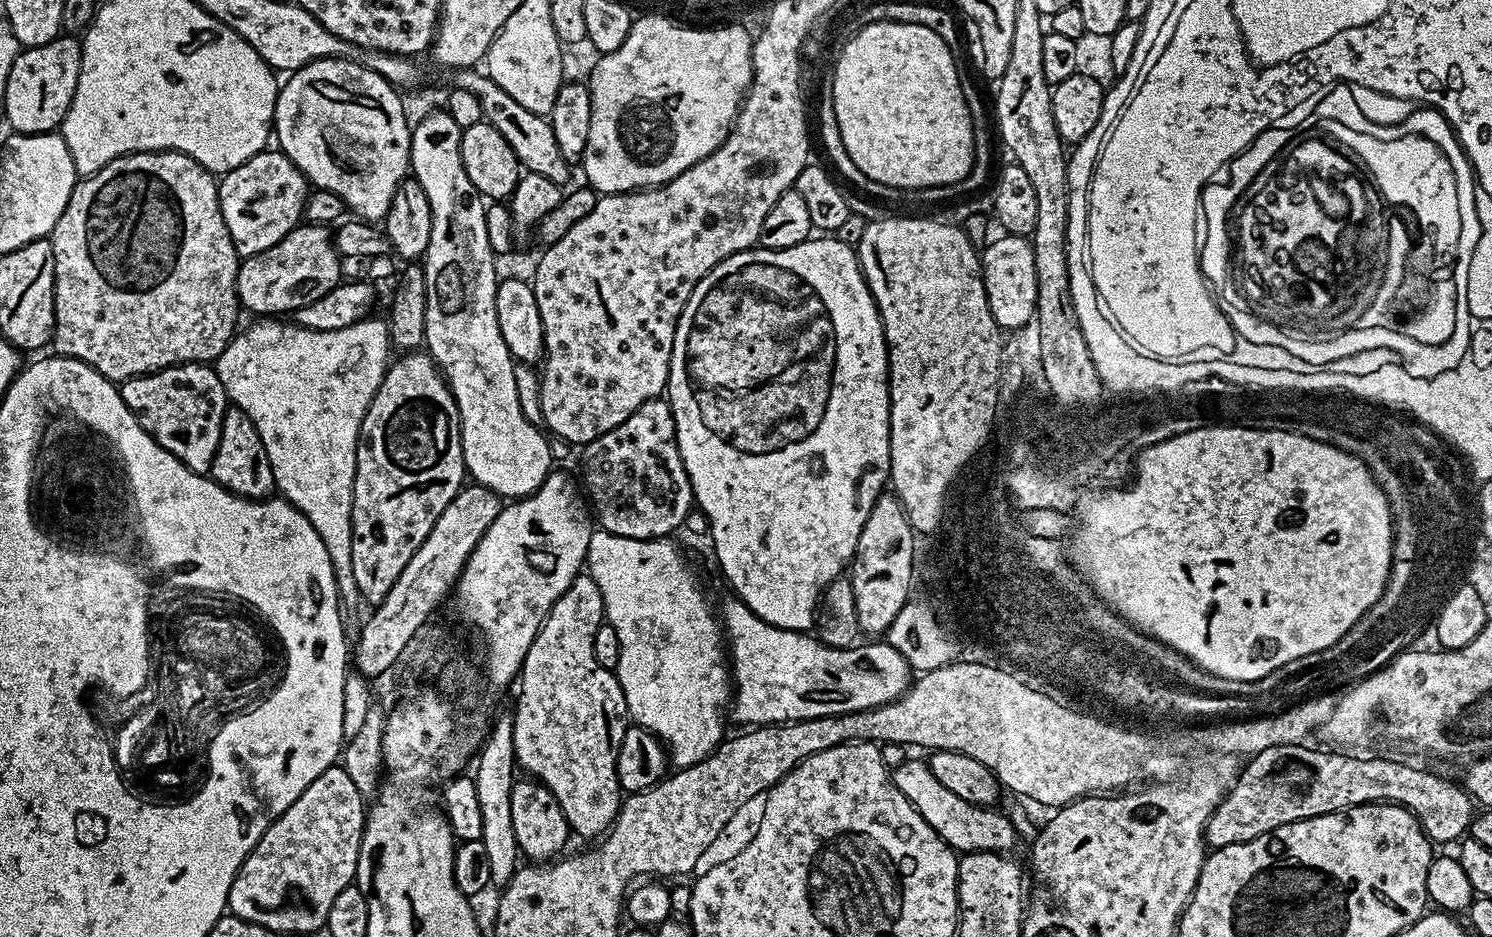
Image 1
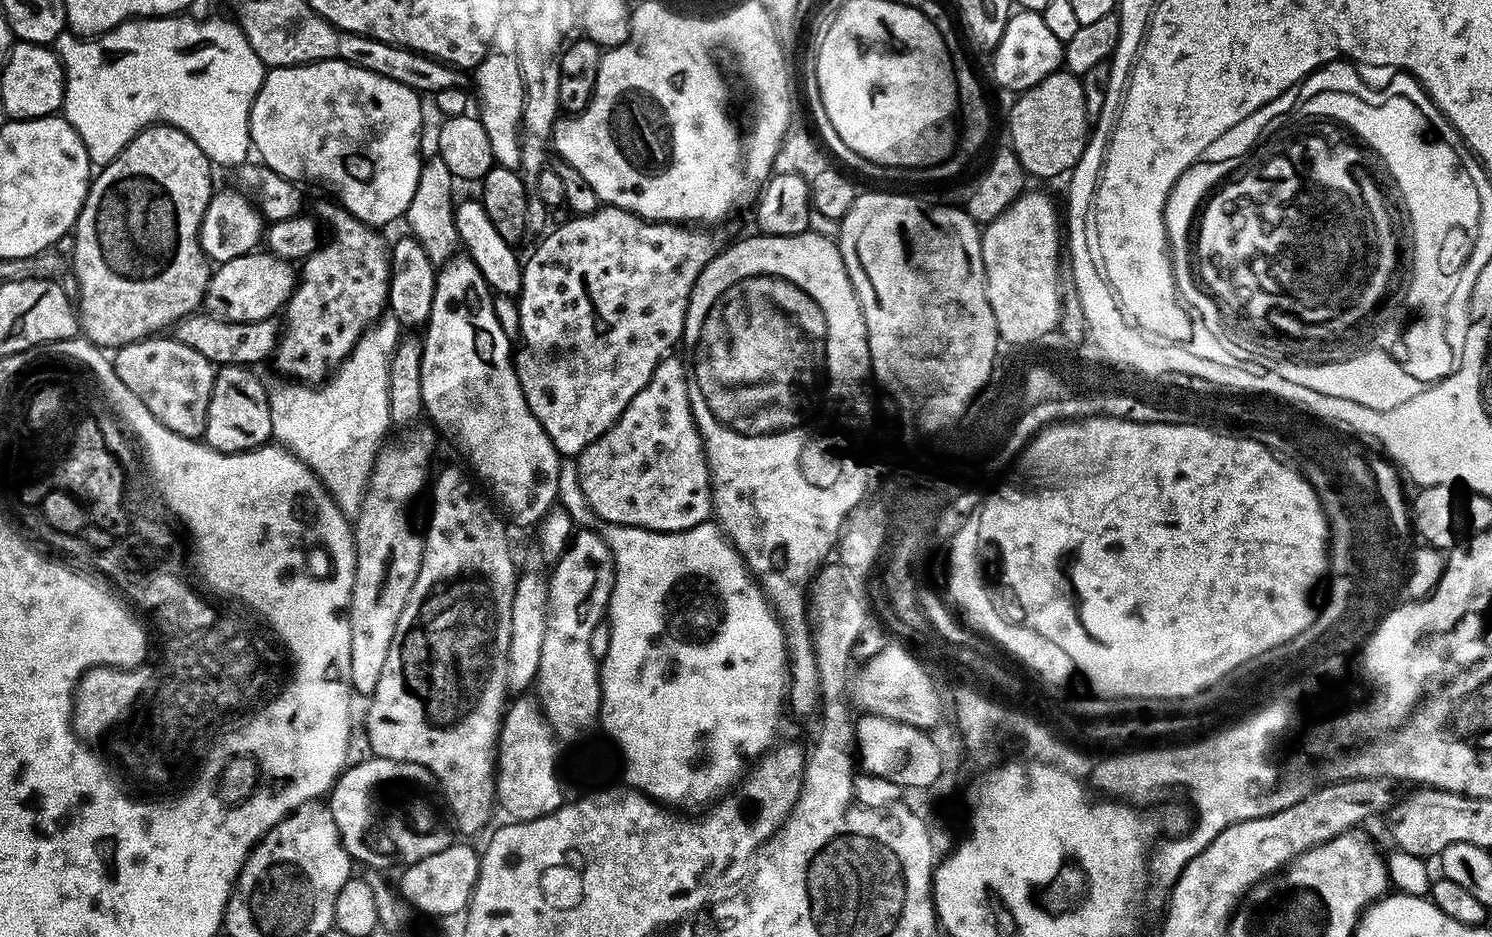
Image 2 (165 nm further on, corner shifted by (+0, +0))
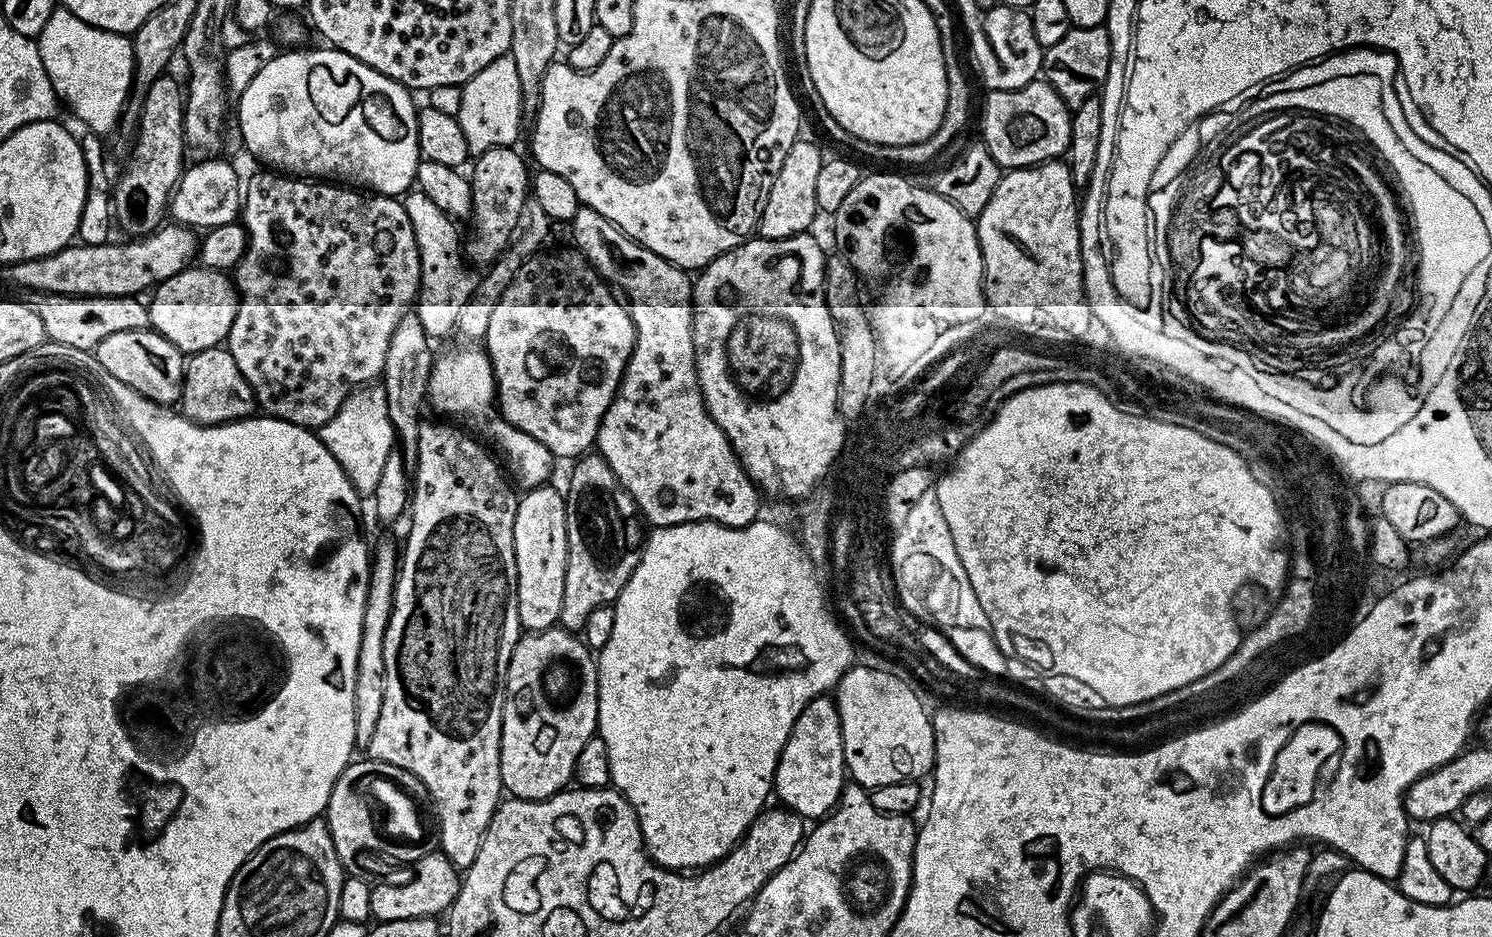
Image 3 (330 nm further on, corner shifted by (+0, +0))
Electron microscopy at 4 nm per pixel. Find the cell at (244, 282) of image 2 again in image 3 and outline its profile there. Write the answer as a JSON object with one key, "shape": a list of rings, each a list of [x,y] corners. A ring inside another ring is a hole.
{"shape":[[[187,266],[180,273],[156,284],[148,304],[151,327],[185,354],[195,354],[223,345],[240,309],[240,297],[235,283],[223,271],[194,267]]]}

